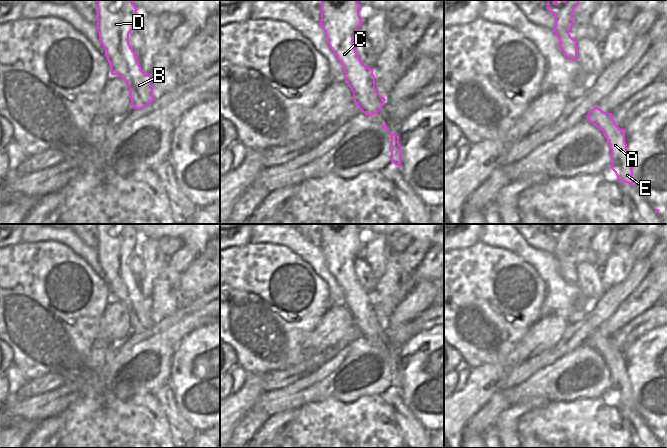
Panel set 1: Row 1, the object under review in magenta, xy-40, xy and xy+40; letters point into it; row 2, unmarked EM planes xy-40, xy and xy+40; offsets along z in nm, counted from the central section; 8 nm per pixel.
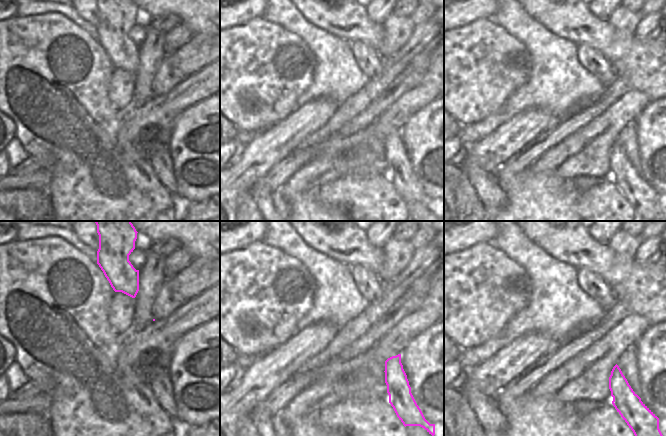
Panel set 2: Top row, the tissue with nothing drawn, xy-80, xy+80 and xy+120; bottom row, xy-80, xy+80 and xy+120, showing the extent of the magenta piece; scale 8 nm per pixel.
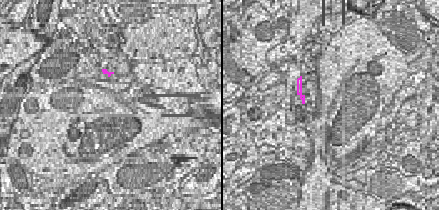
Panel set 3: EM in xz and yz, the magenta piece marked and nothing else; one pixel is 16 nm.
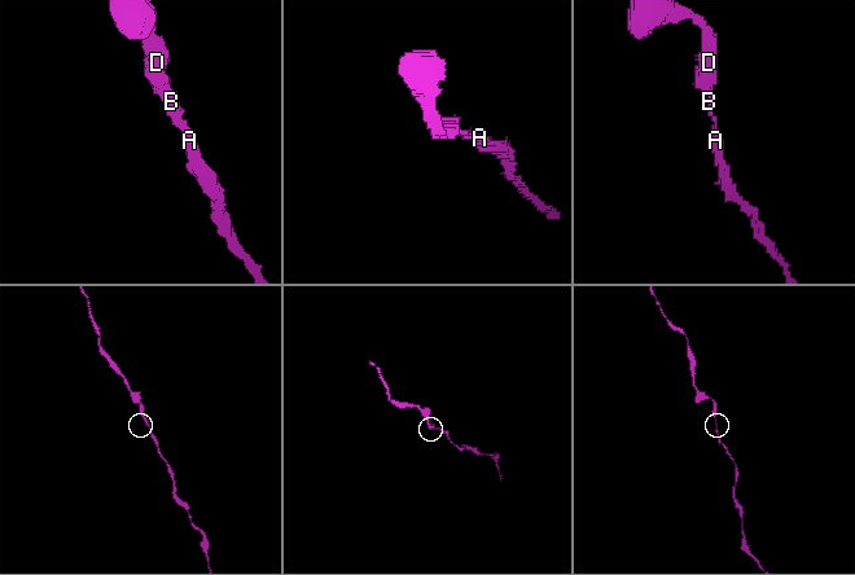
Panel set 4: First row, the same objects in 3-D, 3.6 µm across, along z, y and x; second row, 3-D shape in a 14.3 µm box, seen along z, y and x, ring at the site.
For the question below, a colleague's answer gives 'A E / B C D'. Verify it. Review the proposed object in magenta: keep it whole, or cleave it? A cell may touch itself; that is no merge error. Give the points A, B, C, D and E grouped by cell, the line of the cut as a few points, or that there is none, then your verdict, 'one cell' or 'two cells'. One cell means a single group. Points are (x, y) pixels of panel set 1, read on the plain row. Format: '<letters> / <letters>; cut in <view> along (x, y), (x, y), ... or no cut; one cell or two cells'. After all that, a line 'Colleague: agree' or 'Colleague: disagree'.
A B C D E; no cut; one cell
Colleague: disagree

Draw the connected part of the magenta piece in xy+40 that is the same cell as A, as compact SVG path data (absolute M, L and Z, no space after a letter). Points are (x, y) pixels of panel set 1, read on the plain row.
M594 331L588 338L588 346L598 351L604 358L611 374L611 393L617 405L633 409L633 394L625 366L624 353L620 353L613 345L613 338Z

